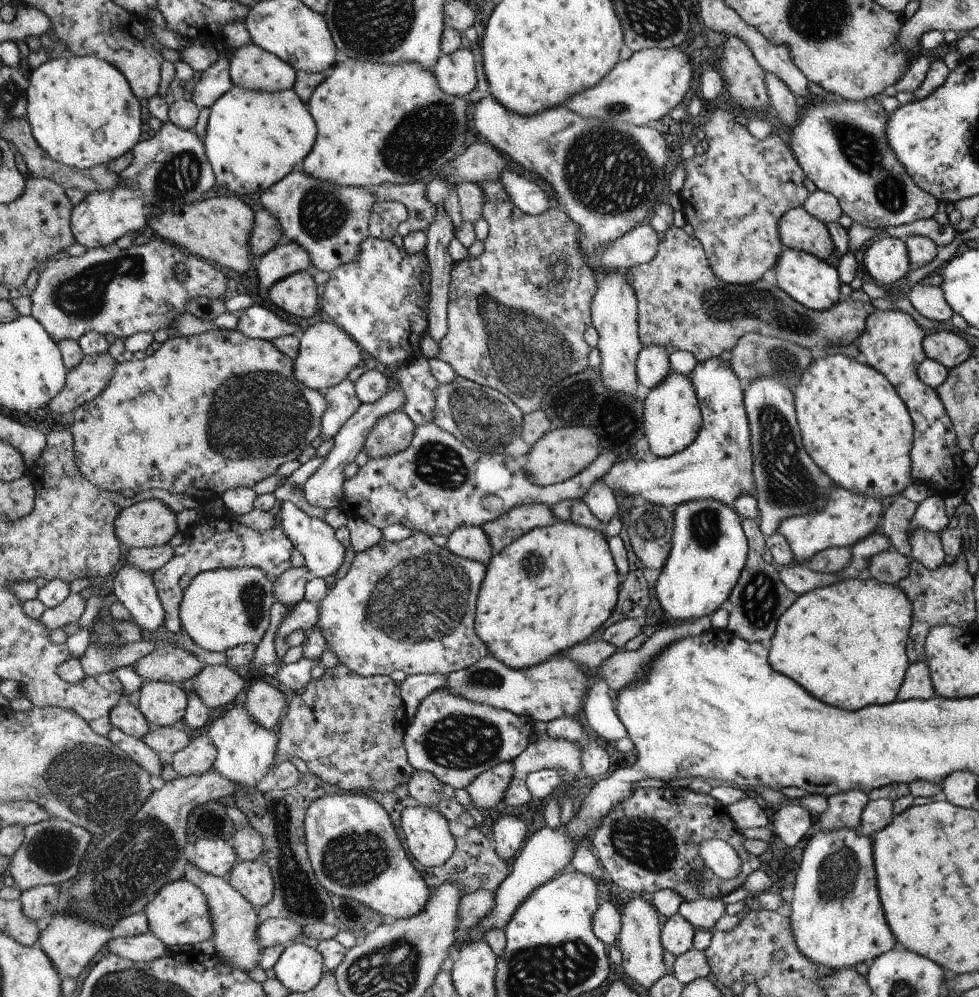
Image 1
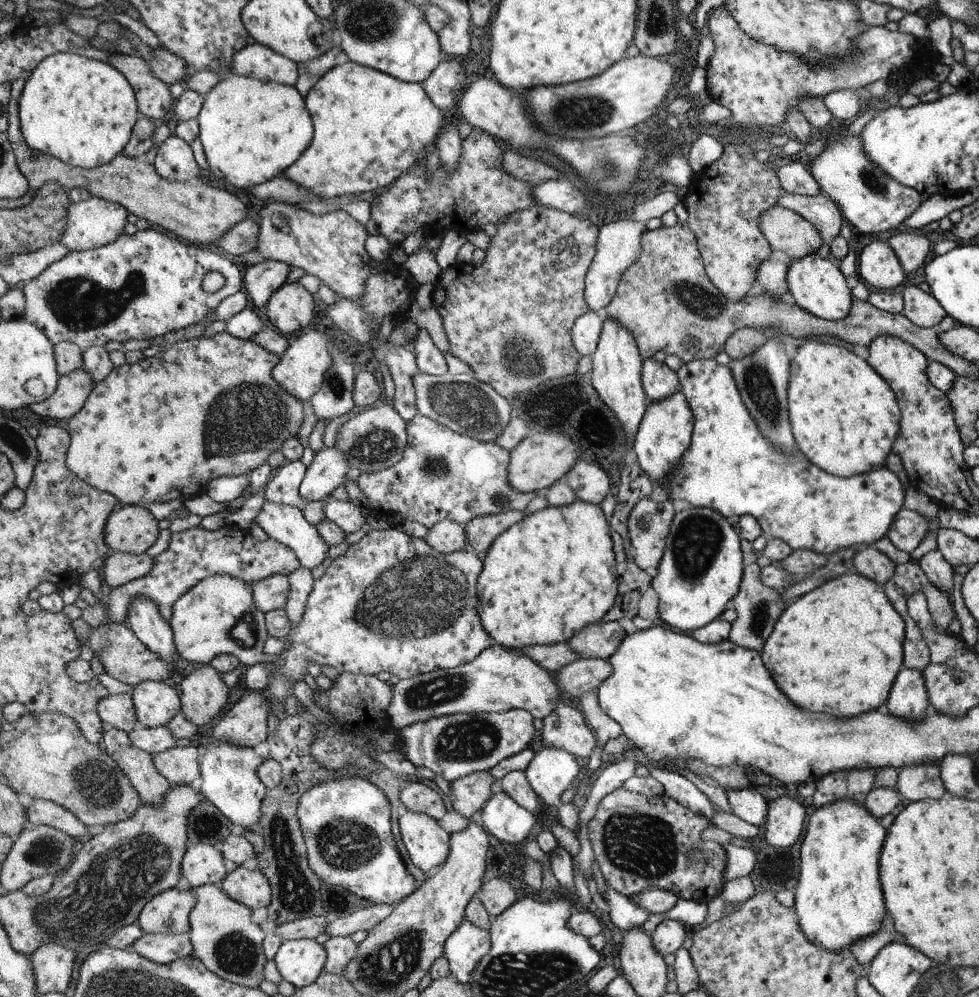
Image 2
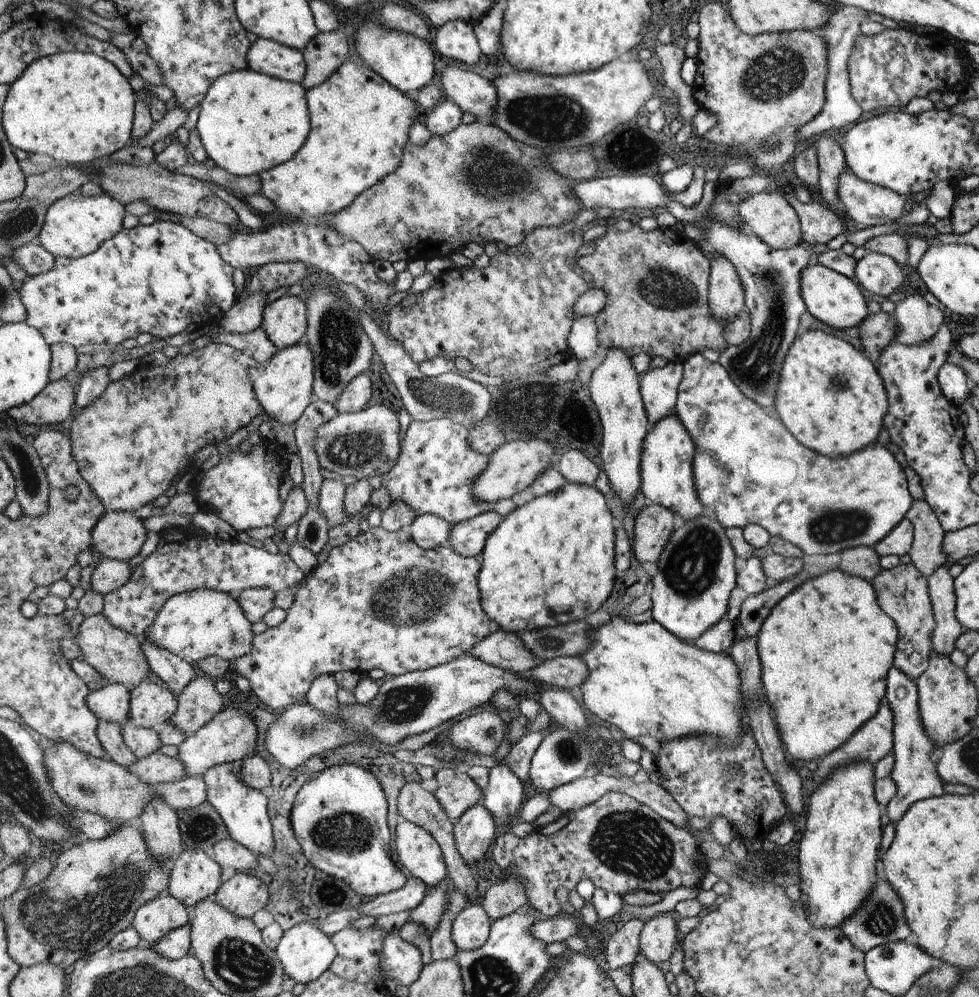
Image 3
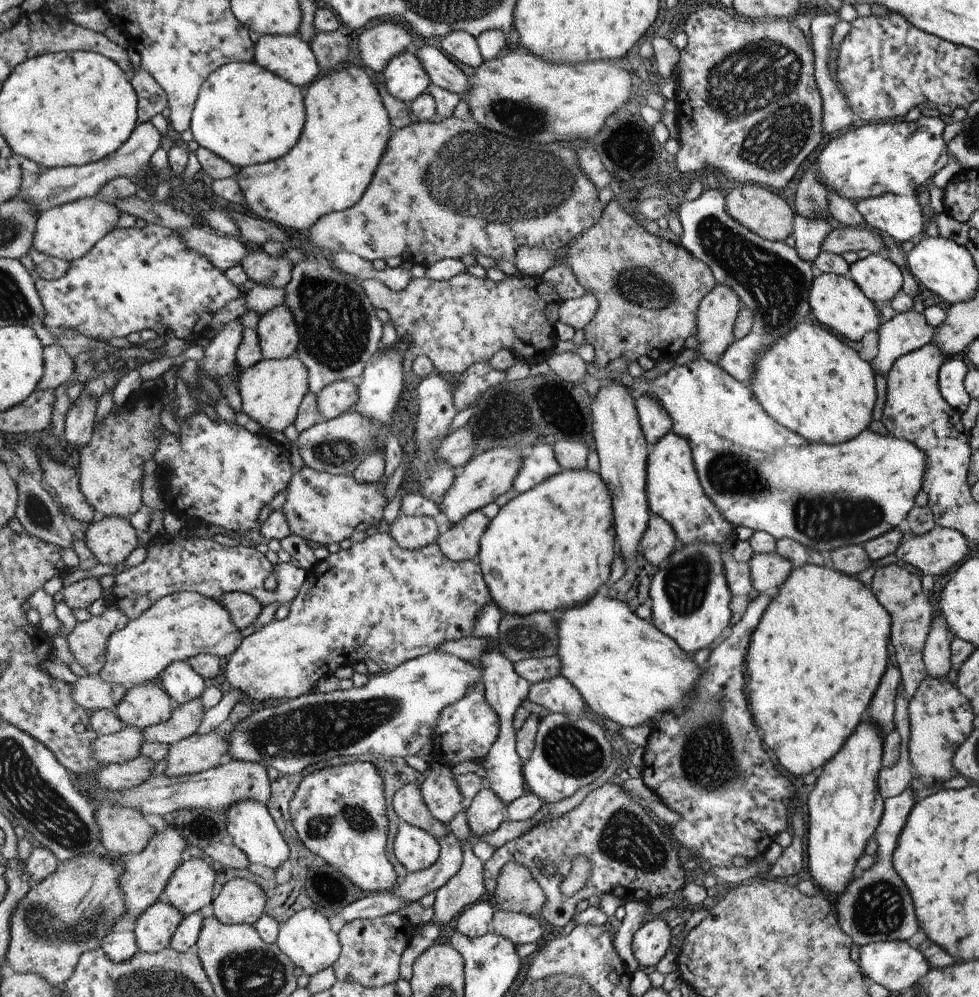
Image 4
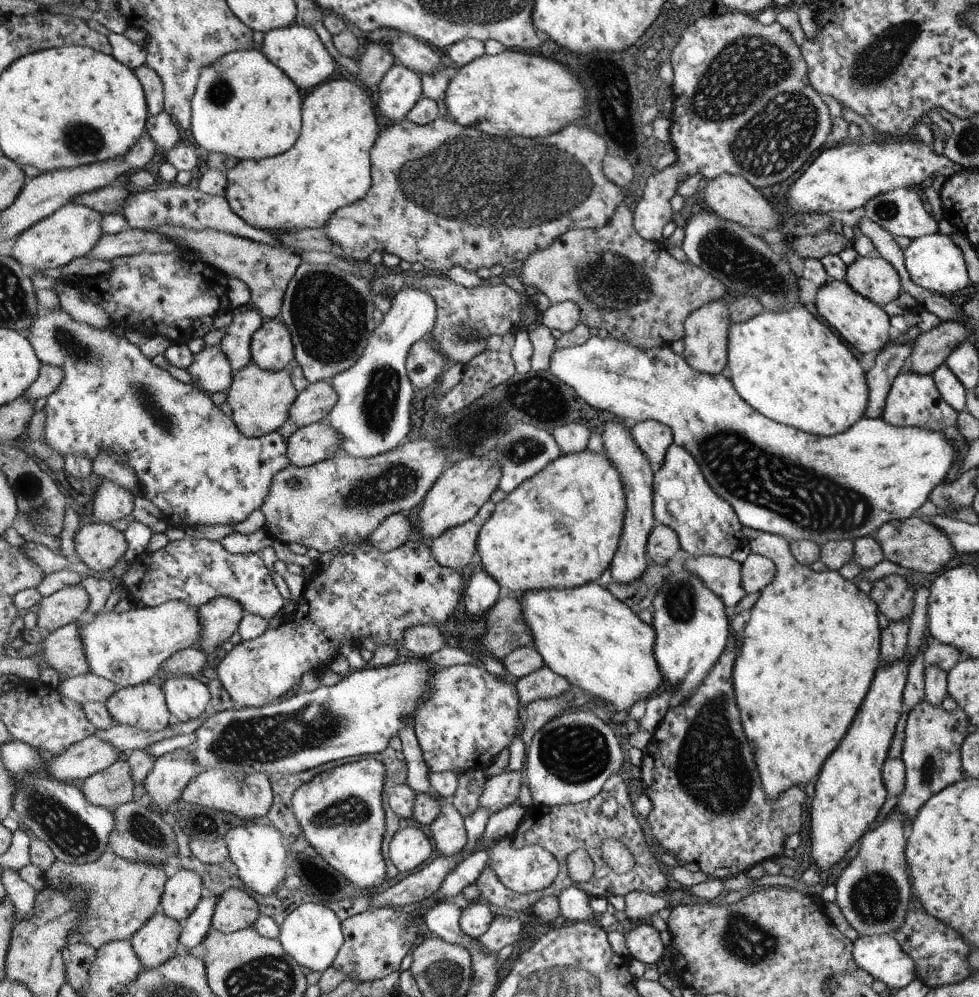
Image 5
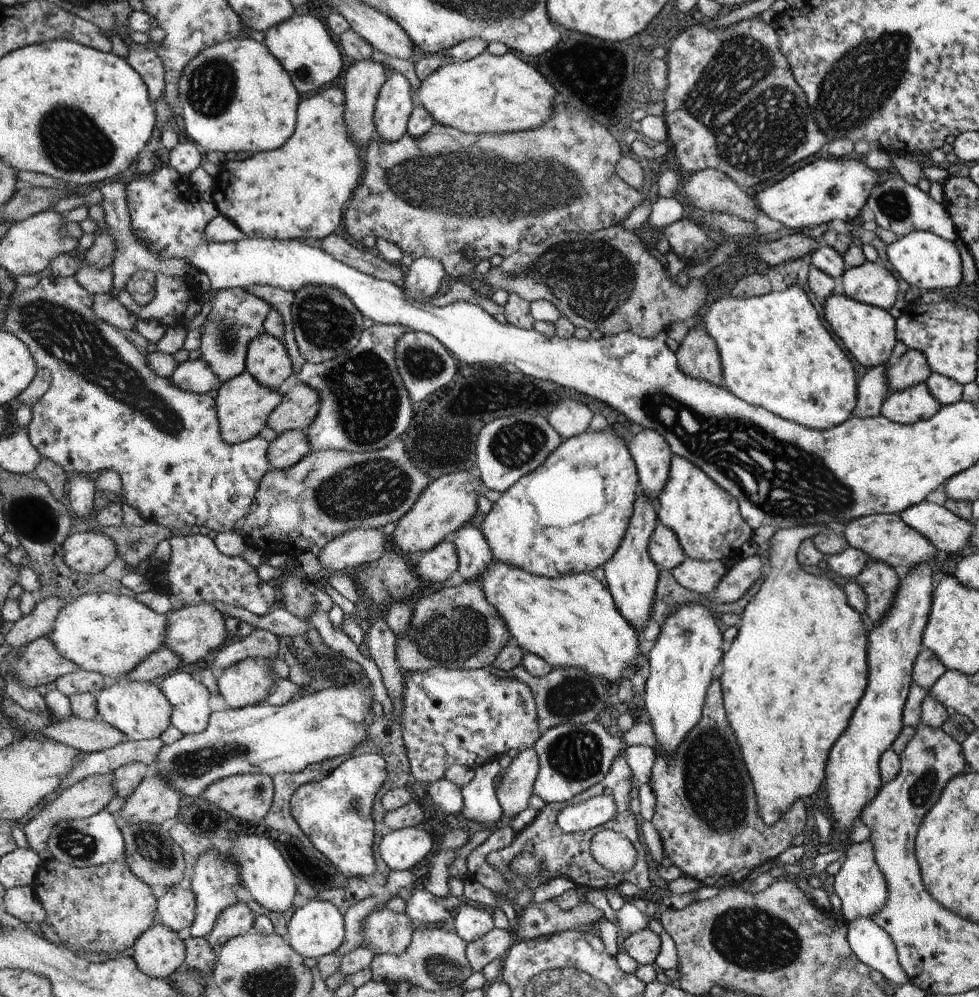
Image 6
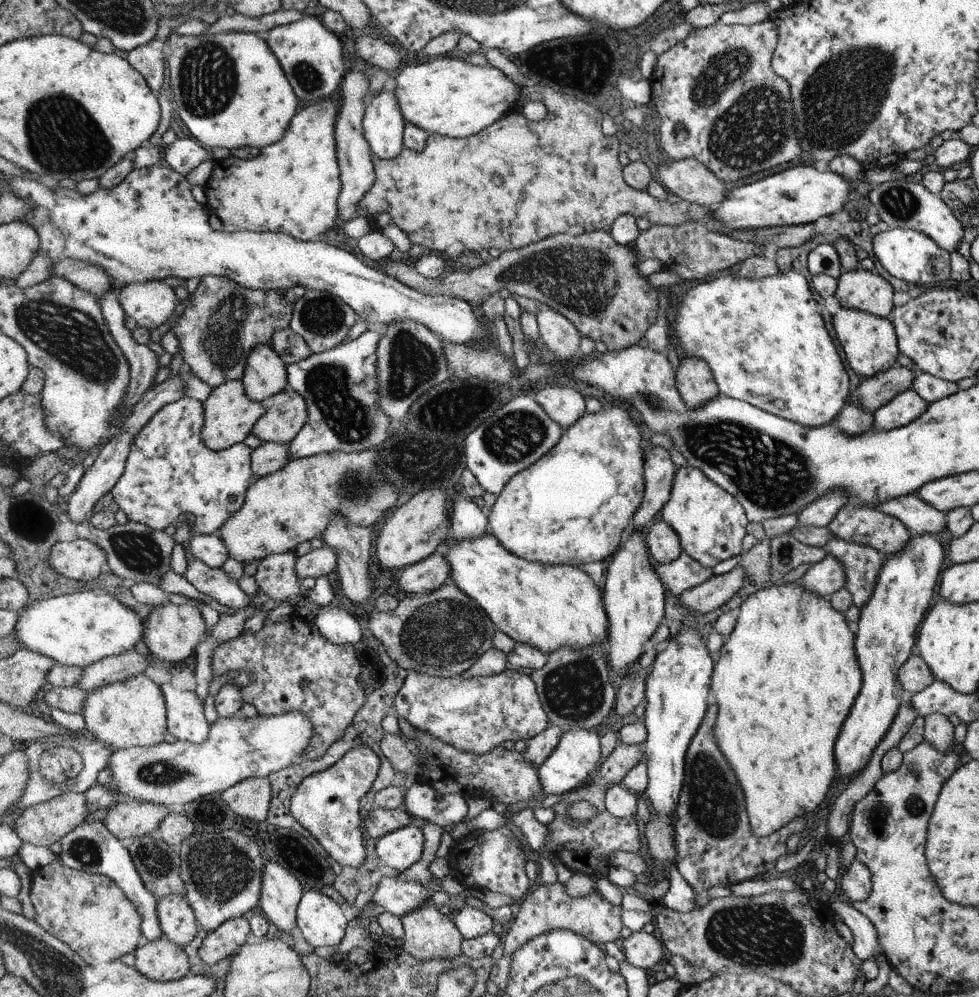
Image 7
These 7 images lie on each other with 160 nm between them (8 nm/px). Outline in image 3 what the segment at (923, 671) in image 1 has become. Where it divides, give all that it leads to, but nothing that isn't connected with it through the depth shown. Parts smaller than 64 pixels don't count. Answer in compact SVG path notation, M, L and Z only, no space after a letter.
M893 667L888 676L888 705L895 714L894 728L894 757L895 764L891 773L894 785L897 787L897 794L886 806L887 816L890 822L900 822L902 816L906 814L908 808L914 803L929 798L942 796L944 793L943 781L937 774L936 758L937 750L926 736L922 722L920 722L920 712L918 712L918 692L916 682L912 682L904 672Z

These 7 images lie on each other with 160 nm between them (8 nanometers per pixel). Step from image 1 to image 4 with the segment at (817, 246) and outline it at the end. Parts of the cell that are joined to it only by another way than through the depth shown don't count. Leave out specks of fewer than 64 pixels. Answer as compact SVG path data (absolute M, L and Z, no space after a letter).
M753 183L746 184L746 186L730 184L726 192L725 204L727 212L732 217L766 240L784 242L794 232L795 213L792 212L792 208L785 199L768 190L768 187L756 186Z

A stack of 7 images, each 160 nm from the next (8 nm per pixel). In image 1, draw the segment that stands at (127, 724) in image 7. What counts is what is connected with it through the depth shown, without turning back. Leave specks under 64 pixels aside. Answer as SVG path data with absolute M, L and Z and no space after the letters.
M148 680L141 686L136 700L140 712L152 724L176 726L176 722L182 722L185 718L184 690L174 686L174 683Z

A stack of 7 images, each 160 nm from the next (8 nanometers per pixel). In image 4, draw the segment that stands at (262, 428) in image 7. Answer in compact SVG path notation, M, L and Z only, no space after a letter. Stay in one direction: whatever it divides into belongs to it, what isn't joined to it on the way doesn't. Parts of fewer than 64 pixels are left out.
M355 380L332 383L324 387L316 396L317 407L323 419L333 419L350 412L359 399Z

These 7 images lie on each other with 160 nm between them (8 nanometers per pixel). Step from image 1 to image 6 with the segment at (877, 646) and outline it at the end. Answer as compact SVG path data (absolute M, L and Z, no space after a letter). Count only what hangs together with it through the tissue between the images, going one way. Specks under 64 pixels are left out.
M822 525L818 527L796 527L789 529L778 529L766 542L762 553L769 554L765 559L766 568L764 580L756 596L750 596L748 604L745 606L743 614L740 616L738 624L738 634L728 652L724 653L723 664L719 679L723 687L723 701L726 705L726 711L732 712L732 724L736 724L736 732L740 732L740 744L744 744L744 758L748 760L748 768L752 768L752 780L756 780L755 792L757 804L760 808L760 814L764 822L768 825L775 823L786 811L787 808L795 802L796 799L810 796L818 790L818 786L824 780L824 766L830 748L834 742L840 738L842 732L846 731L850 718L852 718L854 709L858 706L860 698L866 692L866 686L869 683L869 666L866 660L866 646L868 644L868 628L864 626L862 630L862 616L846 602L844 590L830 578L826 578L828 572L821 576L810 574L800 567L797 554L799 547L804 539L810 539L814 534L822 530Z

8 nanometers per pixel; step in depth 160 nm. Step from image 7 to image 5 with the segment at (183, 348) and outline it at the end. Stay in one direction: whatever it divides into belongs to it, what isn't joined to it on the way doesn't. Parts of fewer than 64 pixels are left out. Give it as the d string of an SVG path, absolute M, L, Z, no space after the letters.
M252 304L243 313L234 315L233 322L226 327L226 335L219 346L231 361L233 374L253 362L251 344L255 332L263 326L263 322L262 314Z

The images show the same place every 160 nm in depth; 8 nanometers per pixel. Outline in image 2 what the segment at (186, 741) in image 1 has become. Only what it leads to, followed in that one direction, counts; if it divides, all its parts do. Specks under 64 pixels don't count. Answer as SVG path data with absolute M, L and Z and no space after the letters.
M166 725L161 727L136 726L129 736L138 748L153 754L171 749L176 744L176 736Z

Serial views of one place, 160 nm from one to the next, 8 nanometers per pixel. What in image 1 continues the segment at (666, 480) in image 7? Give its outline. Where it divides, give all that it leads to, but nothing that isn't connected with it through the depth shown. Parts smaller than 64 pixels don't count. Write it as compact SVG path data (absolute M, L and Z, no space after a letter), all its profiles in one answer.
M649 344L639 352L638 382L644 392L657 387L670 371L669 354L665 346Z

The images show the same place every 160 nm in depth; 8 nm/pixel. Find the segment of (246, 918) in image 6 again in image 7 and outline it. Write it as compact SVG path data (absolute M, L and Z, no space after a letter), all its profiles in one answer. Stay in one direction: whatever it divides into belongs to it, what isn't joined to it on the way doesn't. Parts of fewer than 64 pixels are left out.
M236 917L222 923L215 931L210 931L204 937L198 954L205 964L213 965L222 958L233 955L246 942L250 932L248 920Z

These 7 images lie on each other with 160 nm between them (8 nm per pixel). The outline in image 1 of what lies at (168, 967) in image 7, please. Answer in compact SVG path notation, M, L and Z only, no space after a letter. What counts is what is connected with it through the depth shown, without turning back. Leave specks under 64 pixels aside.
M184 876L165 884L155 898L147 904L145 914L148 916L150 932L155 933L167 946L177 944L192 946L196 942L209 940L215 934L213 916L203 889L198 888L192 881L186 880Z

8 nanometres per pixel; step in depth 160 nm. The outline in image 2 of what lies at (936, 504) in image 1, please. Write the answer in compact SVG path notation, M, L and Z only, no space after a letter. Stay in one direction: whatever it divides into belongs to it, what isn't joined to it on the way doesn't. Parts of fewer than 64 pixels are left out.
M900 509L890 526L888 538L904 552L911 553L927 536L929 522L924 515L908 509Z

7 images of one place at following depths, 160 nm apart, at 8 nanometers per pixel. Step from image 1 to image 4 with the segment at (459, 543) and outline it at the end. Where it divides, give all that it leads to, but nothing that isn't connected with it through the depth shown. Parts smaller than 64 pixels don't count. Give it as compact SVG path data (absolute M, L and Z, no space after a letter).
M398 516L391 524L383 526L404 549L419 549L438 540L440 531L435 518L430 516Z

